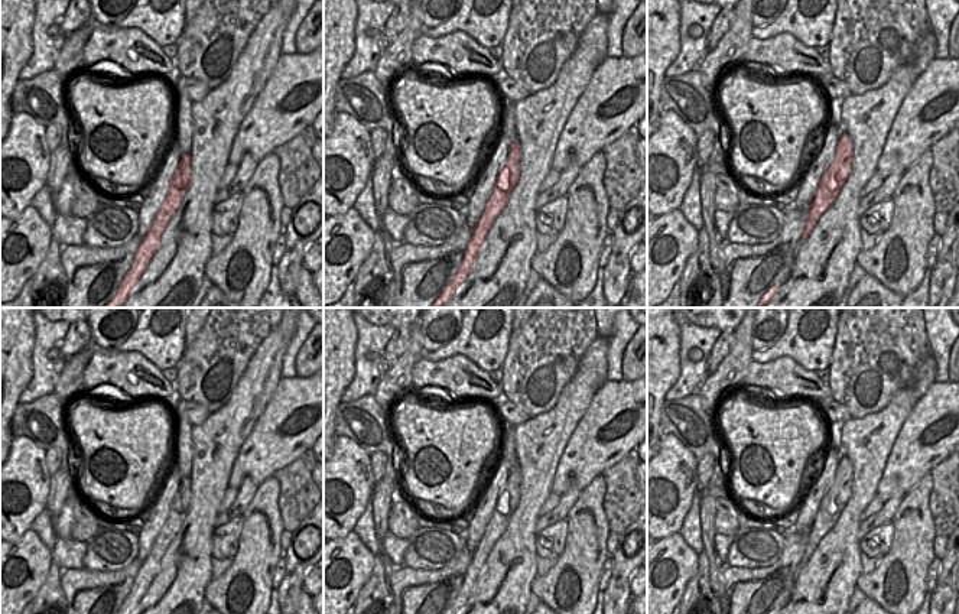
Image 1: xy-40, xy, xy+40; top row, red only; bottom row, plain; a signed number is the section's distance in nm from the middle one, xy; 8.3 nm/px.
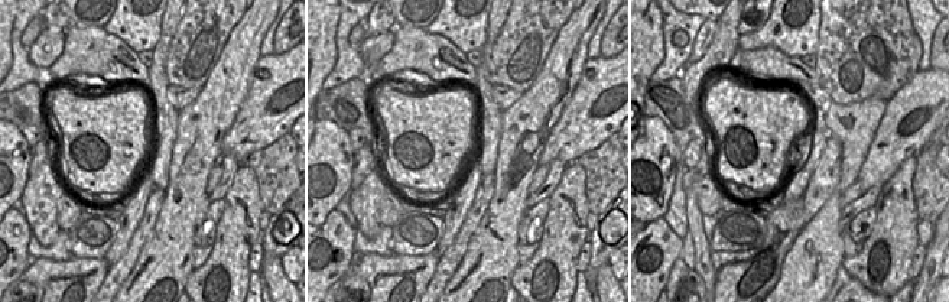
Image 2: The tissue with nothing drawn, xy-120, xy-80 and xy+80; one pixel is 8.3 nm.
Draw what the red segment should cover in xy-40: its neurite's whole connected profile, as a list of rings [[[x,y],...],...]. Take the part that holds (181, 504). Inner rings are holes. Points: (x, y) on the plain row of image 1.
[[[182,478],[179,484],[179,490],[172,501],[169,509],[169,516],[149,553],[149,556],[143,561],[130,594],[124,600],[118,614],[133,614],[143,600],[146,591],[150,588],[155,576],[160,571],[162,558],[178,535],[188,511],[191,509],[191,478]]]

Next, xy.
[[[516,465],[510,470],[507,487],[498,497],[484,536],[472,553],[472,562],[464,576],[462,588],[443,614],[456,614],[471,597],[478,578],[484,574],[484,565],[487,562],[488,553],[494,548],[495,542],[503,536],[513,513],[520,503],[520,484],[520,467]]]

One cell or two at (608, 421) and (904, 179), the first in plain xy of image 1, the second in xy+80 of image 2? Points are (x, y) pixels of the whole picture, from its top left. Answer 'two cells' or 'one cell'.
two cells

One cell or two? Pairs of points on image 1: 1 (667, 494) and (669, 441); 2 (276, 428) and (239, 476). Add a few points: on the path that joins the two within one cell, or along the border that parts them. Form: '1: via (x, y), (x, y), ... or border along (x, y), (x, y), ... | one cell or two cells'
1: via (669, 481), (669, 454) | one cell
2: via (273, 439), (249, 464) | one cell

